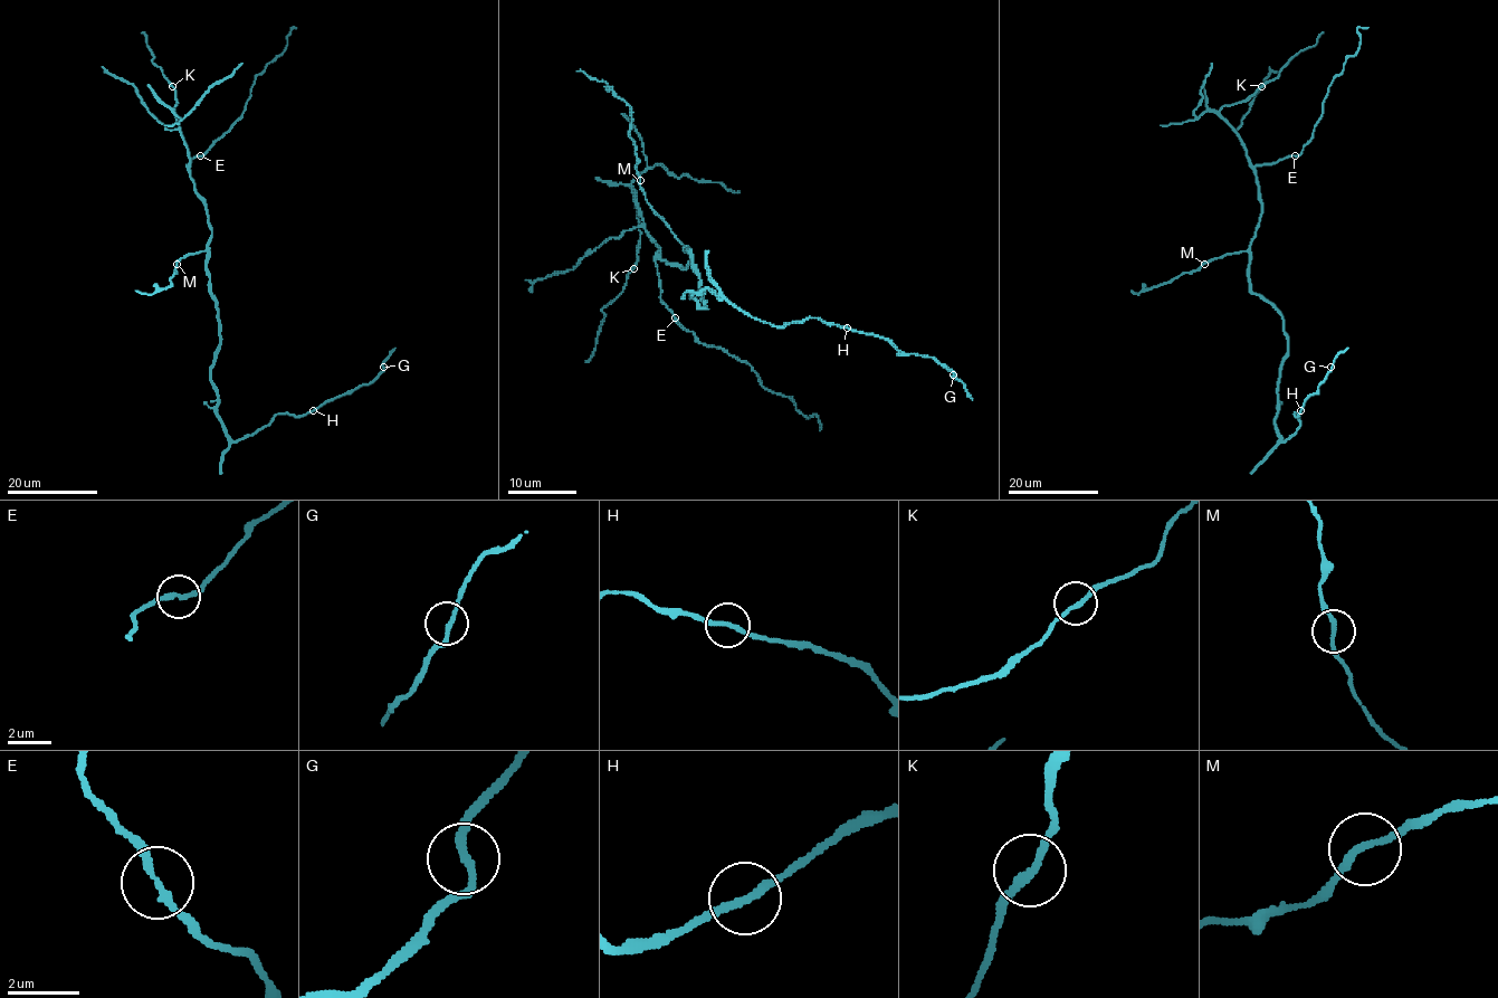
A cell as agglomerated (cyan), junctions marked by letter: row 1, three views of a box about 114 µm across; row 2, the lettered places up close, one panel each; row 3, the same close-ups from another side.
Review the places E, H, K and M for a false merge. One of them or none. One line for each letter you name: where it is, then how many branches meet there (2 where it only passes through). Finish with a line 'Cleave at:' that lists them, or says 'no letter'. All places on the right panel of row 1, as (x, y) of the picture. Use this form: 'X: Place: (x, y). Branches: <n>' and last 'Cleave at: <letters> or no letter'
Cleave at: no letter

